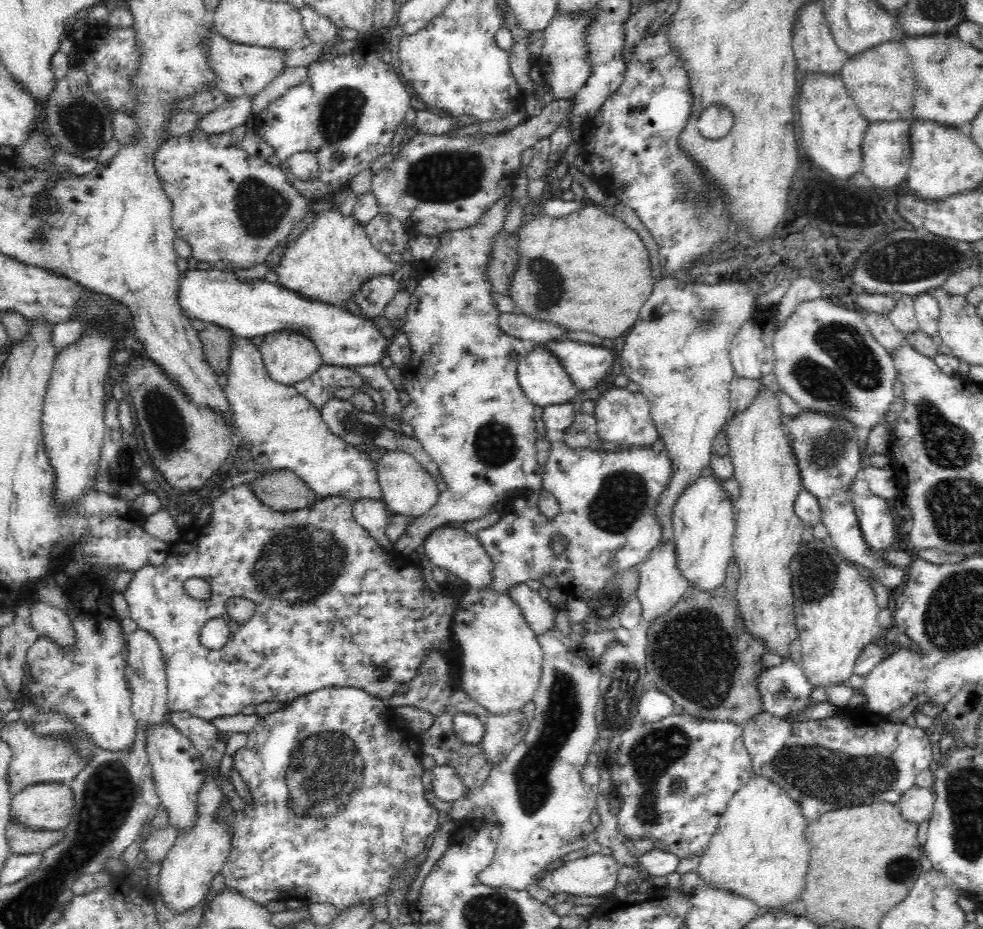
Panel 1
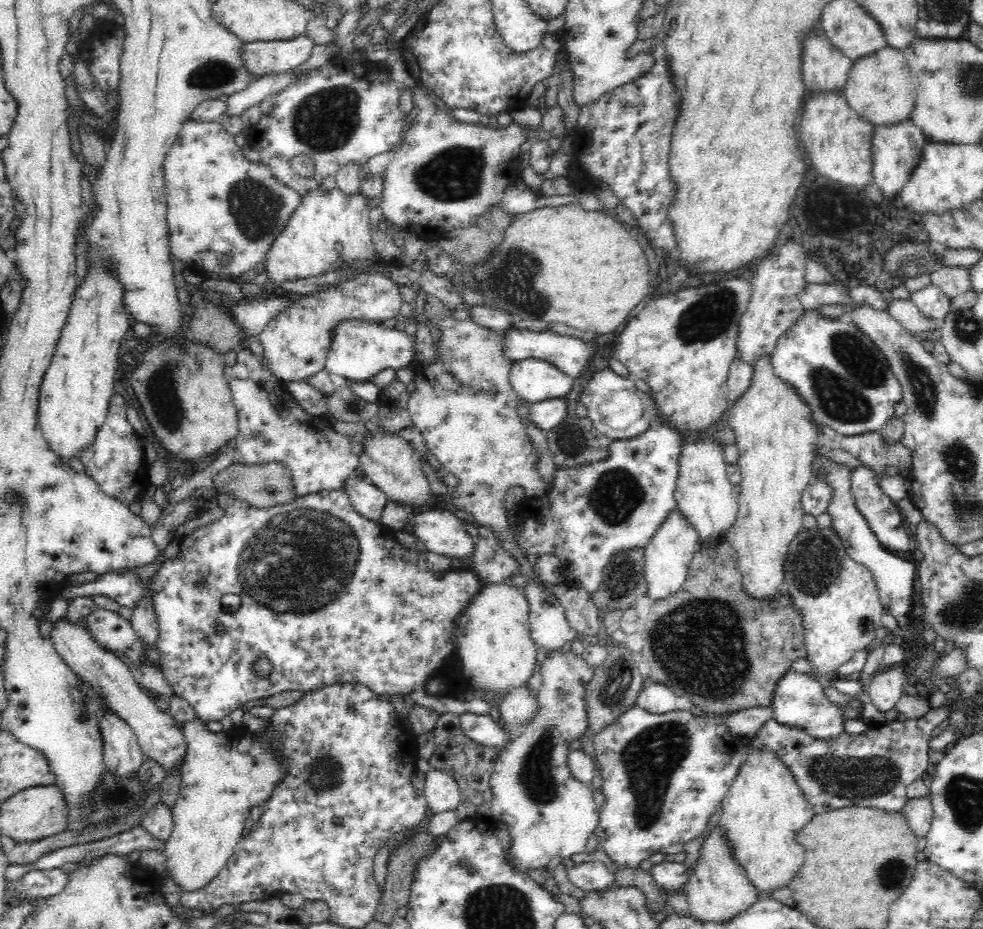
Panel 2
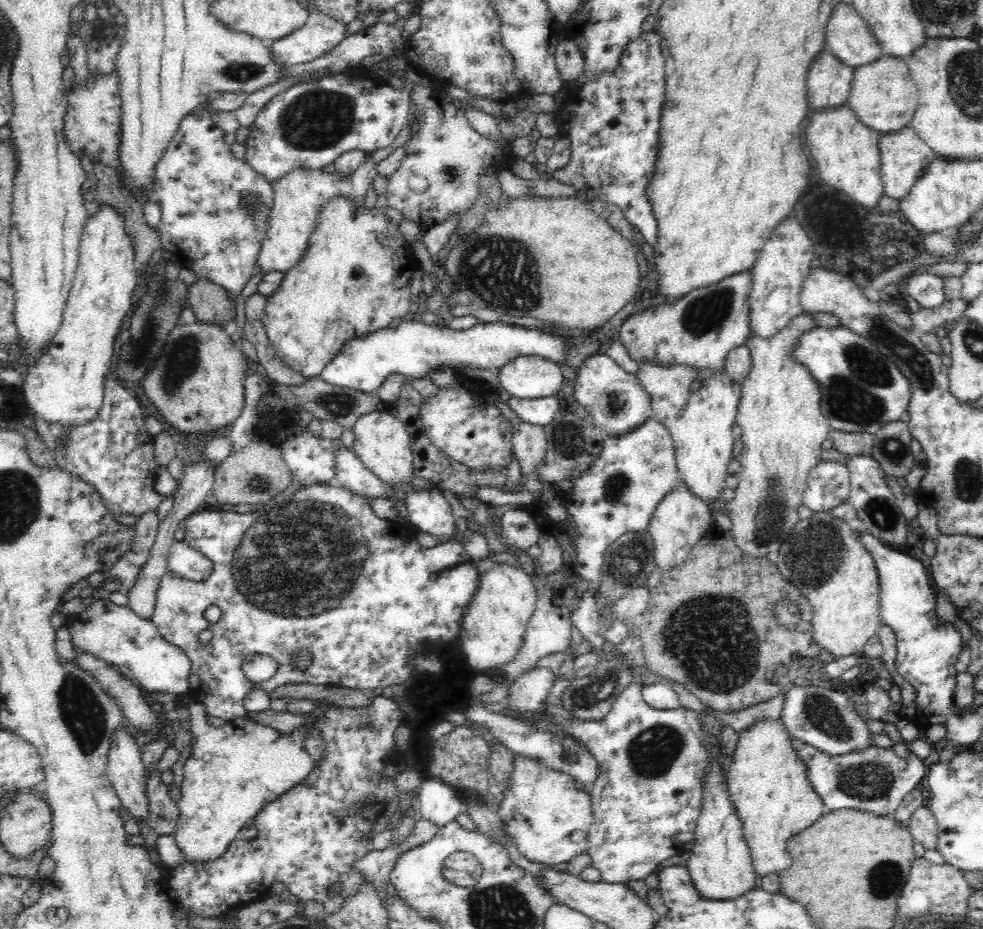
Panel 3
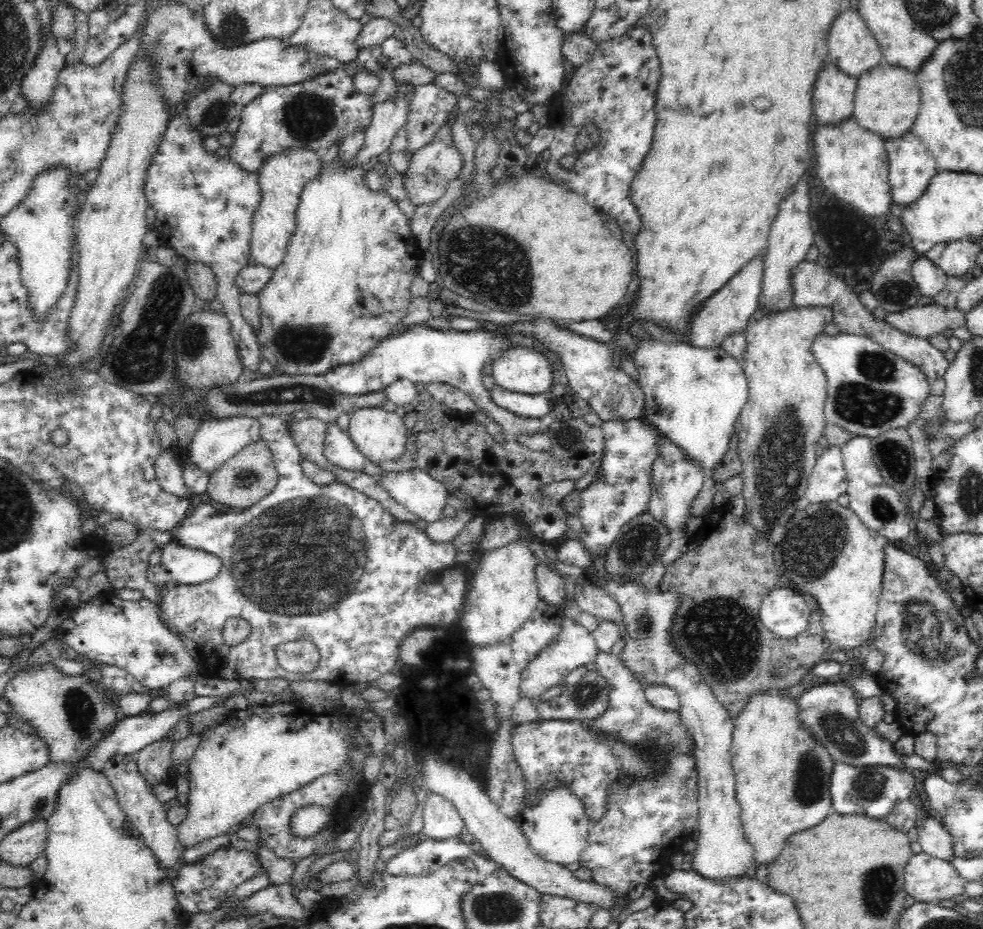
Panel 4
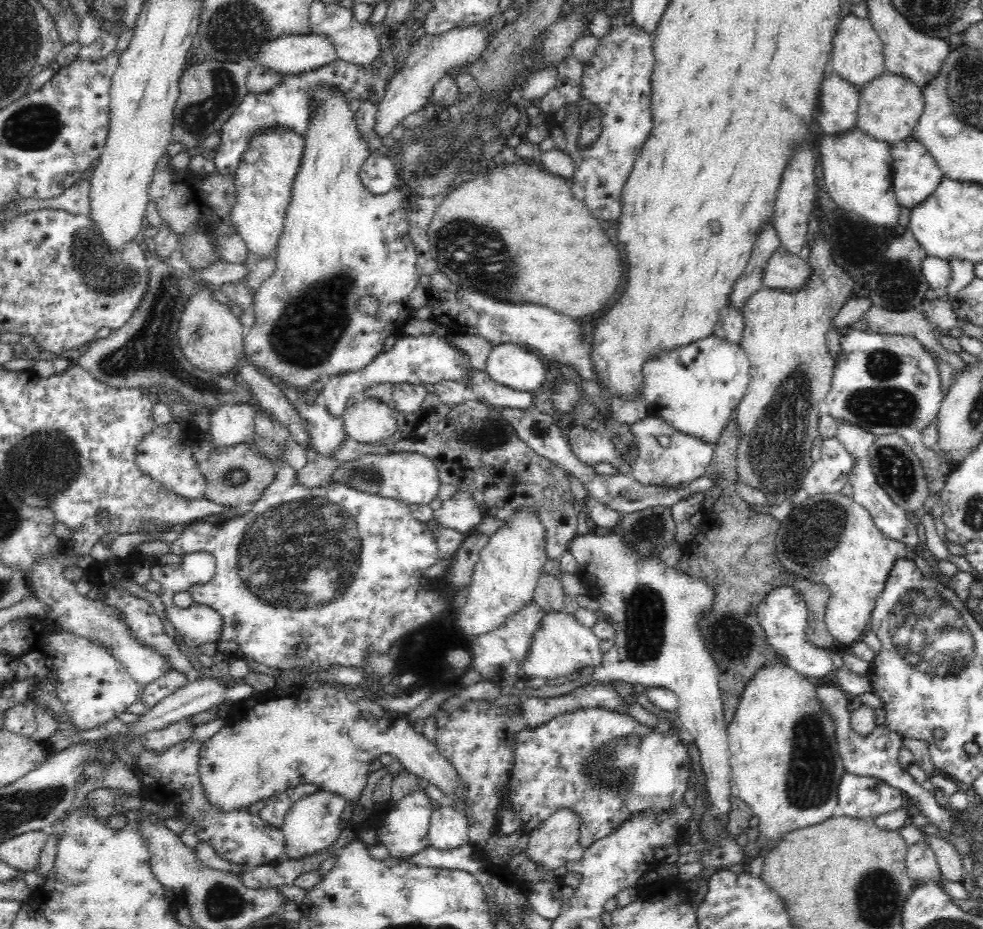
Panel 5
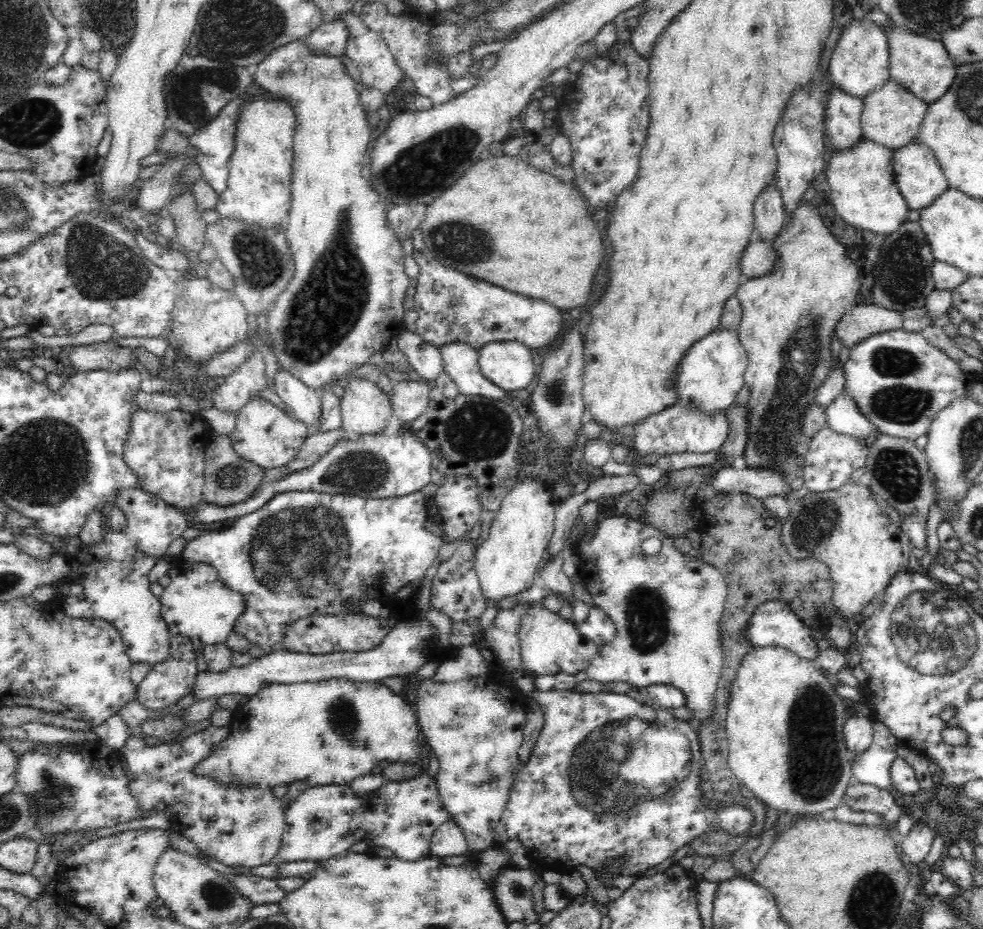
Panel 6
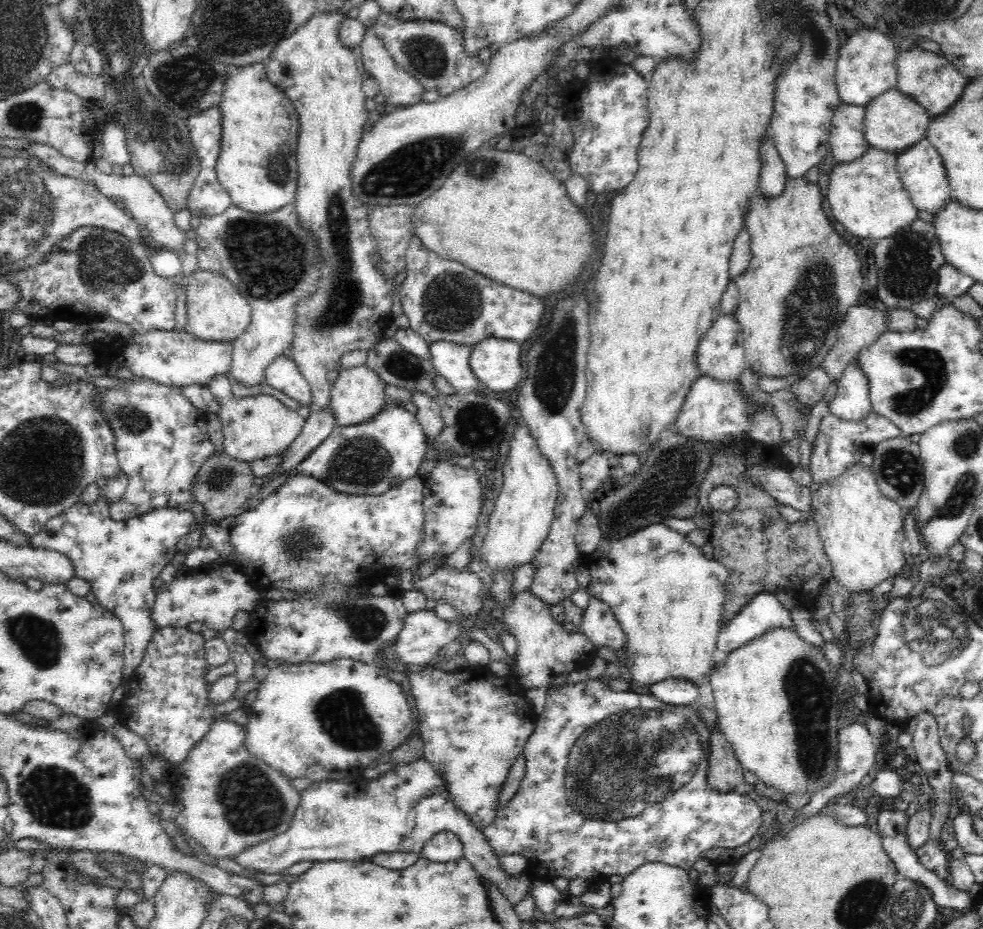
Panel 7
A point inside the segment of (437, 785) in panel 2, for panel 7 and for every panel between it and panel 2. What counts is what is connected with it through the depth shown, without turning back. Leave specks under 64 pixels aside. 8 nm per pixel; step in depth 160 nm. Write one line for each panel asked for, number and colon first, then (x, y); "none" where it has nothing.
3: (439, 803)
4: (442, 821)
5: (448, 829)
6: (448, 840)
7: (445, 846)

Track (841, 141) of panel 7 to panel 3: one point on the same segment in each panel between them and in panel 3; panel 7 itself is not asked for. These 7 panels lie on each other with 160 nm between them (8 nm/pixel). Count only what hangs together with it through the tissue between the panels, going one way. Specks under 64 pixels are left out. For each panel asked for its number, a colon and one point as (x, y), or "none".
3: (829, 81)
4: (832, 98)
5: (838, 99)
6: (842, 114)

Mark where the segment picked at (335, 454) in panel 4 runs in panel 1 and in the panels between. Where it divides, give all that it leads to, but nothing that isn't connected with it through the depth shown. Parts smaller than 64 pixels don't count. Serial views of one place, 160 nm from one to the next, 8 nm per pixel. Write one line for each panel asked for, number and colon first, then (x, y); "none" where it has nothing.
1: (370, 515)
2: (364, 497)
3: (351, 474)

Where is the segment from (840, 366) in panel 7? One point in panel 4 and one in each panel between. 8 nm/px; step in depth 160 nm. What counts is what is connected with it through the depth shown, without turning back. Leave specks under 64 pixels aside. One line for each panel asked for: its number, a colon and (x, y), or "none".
4: (924, 321)
5: (913, 323)
6: (862, 321)

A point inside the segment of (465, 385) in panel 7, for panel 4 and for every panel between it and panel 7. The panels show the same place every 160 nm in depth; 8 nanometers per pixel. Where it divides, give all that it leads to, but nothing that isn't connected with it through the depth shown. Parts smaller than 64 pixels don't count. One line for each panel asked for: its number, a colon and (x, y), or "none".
4: (526, 406)
5: (487, 391)
6: (461, 362)

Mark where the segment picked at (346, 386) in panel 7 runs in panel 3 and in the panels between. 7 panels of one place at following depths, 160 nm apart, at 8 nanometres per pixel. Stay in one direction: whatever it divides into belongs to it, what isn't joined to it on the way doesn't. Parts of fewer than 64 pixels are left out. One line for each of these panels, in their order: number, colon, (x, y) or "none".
3: (381, 442)
4: (380, 436)
5: (370, 422)
6: (366, 410)

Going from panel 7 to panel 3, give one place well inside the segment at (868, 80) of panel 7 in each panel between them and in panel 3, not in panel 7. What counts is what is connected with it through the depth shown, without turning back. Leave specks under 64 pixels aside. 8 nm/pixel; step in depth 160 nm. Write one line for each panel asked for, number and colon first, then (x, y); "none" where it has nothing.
3: (849, 37)
4: (851, 47)
5: (857, 55)
6: (859, 63)

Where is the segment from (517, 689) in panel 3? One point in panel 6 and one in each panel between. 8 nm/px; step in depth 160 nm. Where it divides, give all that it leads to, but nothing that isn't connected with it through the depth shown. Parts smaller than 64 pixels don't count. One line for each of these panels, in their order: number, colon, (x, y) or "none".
4: (575, 646)
5: (562, 645)
6: (550, 644)

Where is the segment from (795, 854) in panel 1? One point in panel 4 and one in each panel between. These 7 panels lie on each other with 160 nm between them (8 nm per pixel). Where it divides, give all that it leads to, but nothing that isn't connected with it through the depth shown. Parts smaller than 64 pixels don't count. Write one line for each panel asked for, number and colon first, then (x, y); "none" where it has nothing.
2: (764, 810)
3: (774, 801)
4: (782, 774)

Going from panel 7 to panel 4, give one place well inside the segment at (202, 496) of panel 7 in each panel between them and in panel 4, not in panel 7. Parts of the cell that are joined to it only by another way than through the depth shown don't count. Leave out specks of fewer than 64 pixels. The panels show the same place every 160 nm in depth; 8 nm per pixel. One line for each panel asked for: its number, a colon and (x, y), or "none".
4: (251, 474)
5: (238, 474)
6: (229, 479)

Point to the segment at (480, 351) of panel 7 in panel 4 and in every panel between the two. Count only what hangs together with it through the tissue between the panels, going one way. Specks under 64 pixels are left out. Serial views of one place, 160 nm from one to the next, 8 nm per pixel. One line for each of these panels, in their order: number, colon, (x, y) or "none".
4: (522, 371)
5: (510, 365)
6: (509, 365)

